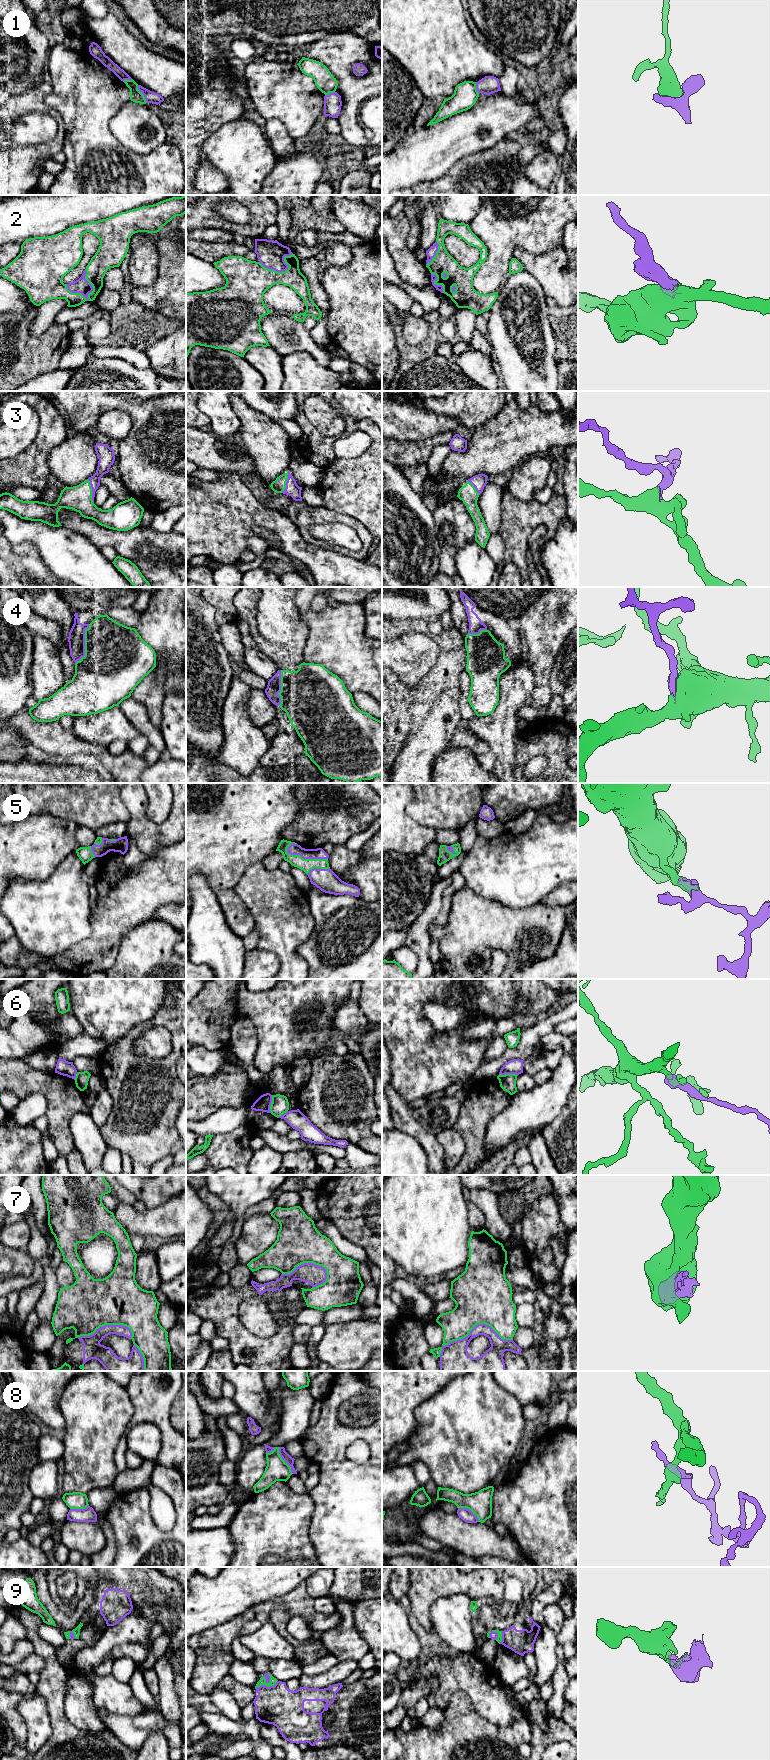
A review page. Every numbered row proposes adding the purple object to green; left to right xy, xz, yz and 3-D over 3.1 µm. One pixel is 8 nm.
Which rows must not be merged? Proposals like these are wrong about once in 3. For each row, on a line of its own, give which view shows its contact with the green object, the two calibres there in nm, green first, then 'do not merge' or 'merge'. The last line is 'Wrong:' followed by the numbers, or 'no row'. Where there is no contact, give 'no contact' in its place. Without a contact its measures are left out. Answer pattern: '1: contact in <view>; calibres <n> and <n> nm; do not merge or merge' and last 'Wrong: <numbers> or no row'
1: contact in xy; calibres 100 and 100 nm; do not merge
2: contact in xy; calibres 190 and 120 nm; merge
3: contact in xy; calibres 200 and 110 nm; merge
4: contact in xy; calibres 480 and 140 nm; merge
5: contact in xz; calibres 100 and 100 nm; merge
6: contact in yz; calibres 130 and 120 nm; do not merge
7: contact in yz; calibres 420 and 200 nm; do not merge
8: contact in xz; calibres 180 and 70 nm; do not merge
9: contact in xz; calibres 60 and 320 nm; merge
Wrong: 1, 6, 7, 8

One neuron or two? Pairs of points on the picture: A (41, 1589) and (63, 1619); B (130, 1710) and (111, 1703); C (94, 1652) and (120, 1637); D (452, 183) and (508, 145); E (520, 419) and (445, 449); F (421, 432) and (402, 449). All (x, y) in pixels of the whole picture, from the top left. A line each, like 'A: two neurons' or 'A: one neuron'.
A: one neuron
B: one neuron
C: one neuron
D: one neuron
E: two neurons
F: two neurons

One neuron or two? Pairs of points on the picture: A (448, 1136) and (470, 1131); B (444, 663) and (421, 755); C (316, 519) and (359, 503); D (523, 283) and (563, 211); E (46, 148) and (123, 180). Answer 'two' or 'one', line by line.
A: two
B: two
C: two
D: two
E: two

